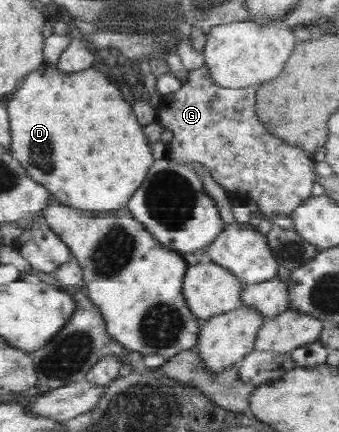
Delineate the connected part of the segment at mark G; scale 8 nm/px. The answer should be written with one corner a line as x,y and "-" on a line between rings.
208,66
198,70
189,70
185,84
180,90
170,95
161,96
160,105
156,108
159,124
171,130
173,138
168,142
167,158
176,163
188,165
188,162
201,163
232,200
253,202
265,219
274,218
274,214
293,219
293,212
312,197
312,188
316,184
316,163
310,152
301,146
292,146
288,142
272,136
260,122
254,112
256,88
226,88
214,82

